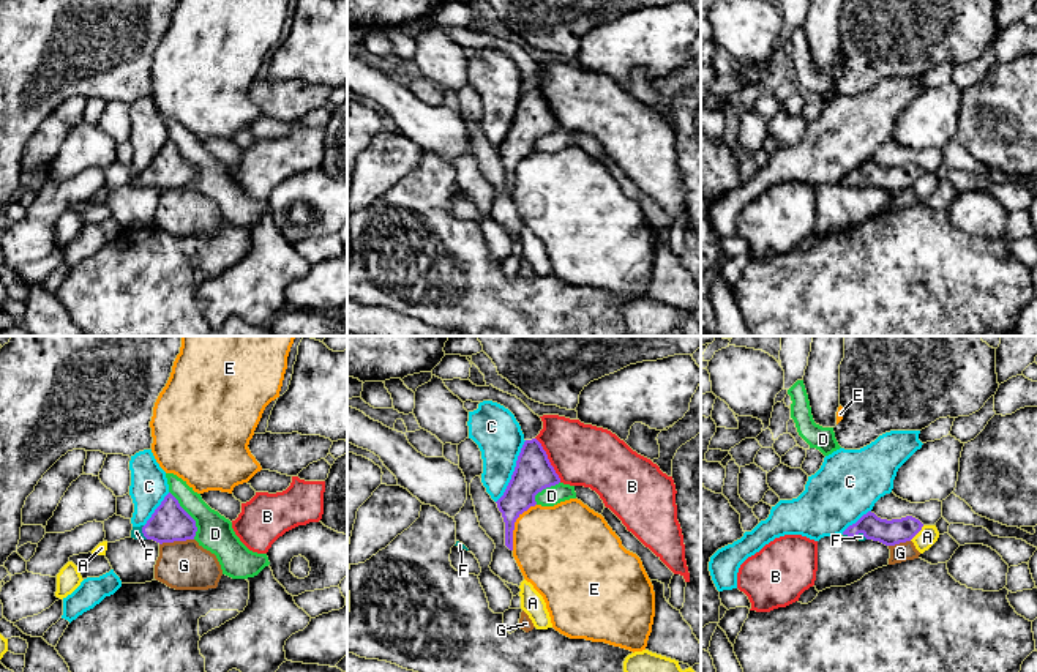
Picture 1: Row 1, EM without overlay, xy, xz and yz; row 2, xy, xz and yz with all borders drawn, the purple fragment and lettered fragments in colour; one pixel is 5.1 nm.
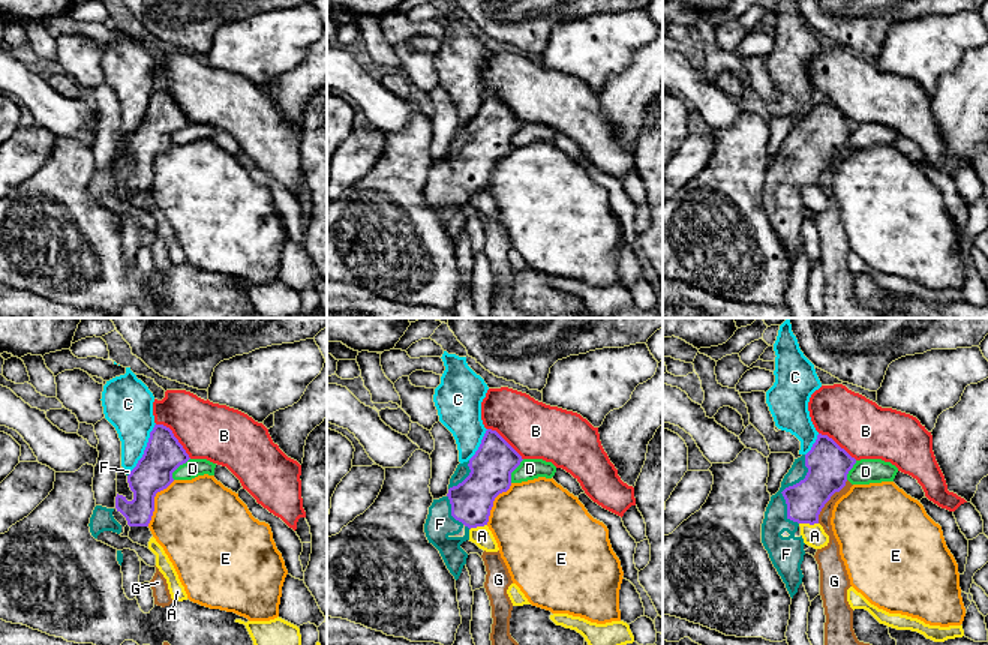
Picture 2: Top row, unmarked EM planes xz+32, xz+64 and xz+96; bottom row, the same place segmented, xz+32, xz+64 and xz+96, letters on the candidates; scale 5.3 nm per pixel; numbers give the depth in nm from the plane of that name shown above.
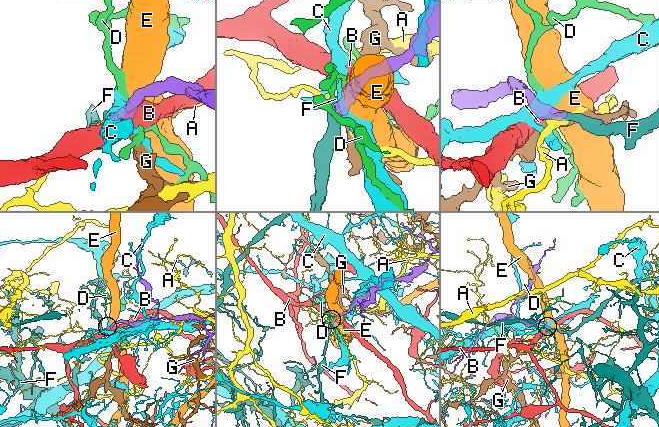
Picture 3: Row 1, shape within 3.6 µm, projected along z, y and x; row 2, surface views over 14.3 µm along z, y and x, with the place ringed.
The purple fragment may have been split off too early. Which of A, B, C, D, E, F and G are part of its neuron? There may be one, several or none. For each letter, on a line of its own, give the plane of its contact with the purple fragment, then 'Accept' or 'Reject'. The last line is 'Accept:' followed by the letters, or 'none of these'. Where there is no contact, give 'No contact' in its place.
A: Touches purple in yz. Reject
B: Touches purple in xz. Reject
C: Touches purple in xz. Reject
D: Touches purple in xy. Reject
E: Touches purple in xz. Reject
F: Touches purple in xy. Accept
G: Touches purple in xy. Reject
Accept: F

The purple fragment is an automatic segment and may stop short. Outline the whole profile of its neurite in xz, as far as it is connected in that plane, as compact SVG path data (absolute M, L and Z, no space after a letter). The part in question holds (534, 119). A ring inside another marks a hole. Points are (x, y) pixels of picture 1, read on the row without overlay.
M537 85L526 87L504 142L496 148L505 169L505 192L513 197L516 166L535 153L535 142L560 129L546 98Z

